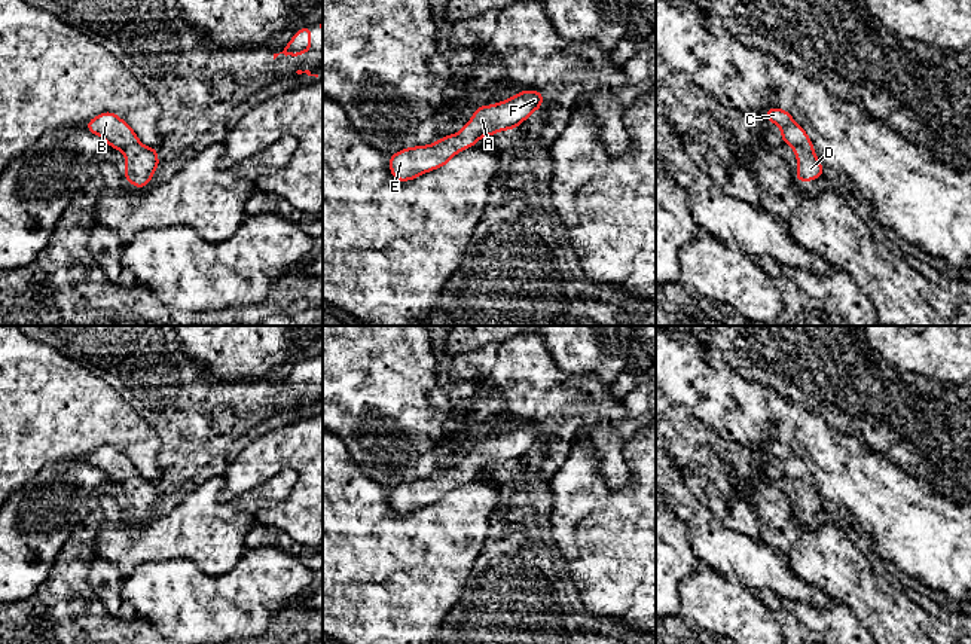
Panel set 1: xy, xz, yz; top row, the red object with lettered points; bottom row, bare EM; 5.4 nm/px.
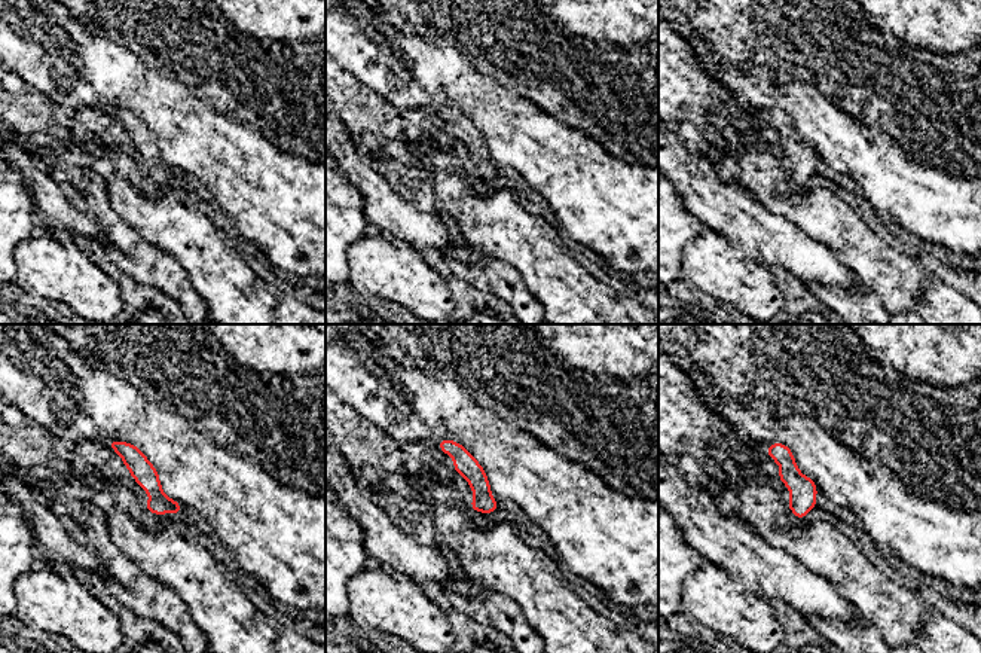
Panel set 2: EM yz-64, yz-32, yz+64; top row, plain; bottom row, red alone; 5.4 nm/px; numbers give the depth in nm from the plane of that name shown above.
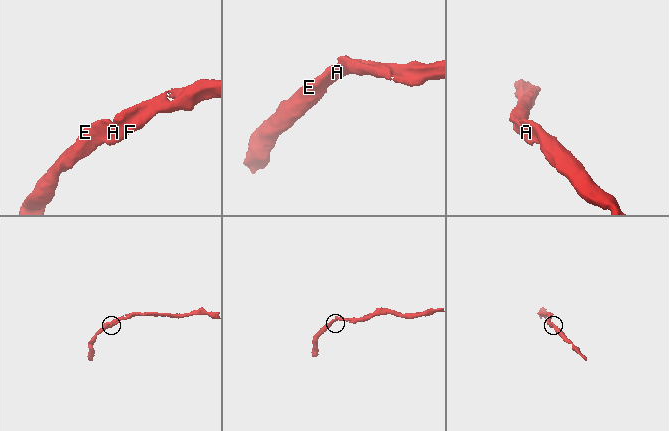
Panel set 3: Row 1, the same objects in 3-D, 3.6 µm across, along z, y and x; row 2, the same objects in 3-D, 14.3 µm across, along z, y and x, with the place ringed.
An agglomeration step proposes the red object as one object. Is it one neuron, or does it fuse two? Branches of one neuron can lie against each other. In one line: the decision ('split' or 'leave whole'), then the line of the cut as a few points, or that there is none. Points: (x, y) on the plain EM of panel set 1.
leave whole; cut none

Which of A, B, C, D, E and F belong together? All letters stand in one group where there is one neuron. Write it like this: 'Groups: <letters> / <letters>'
Groups: A B C D E F

